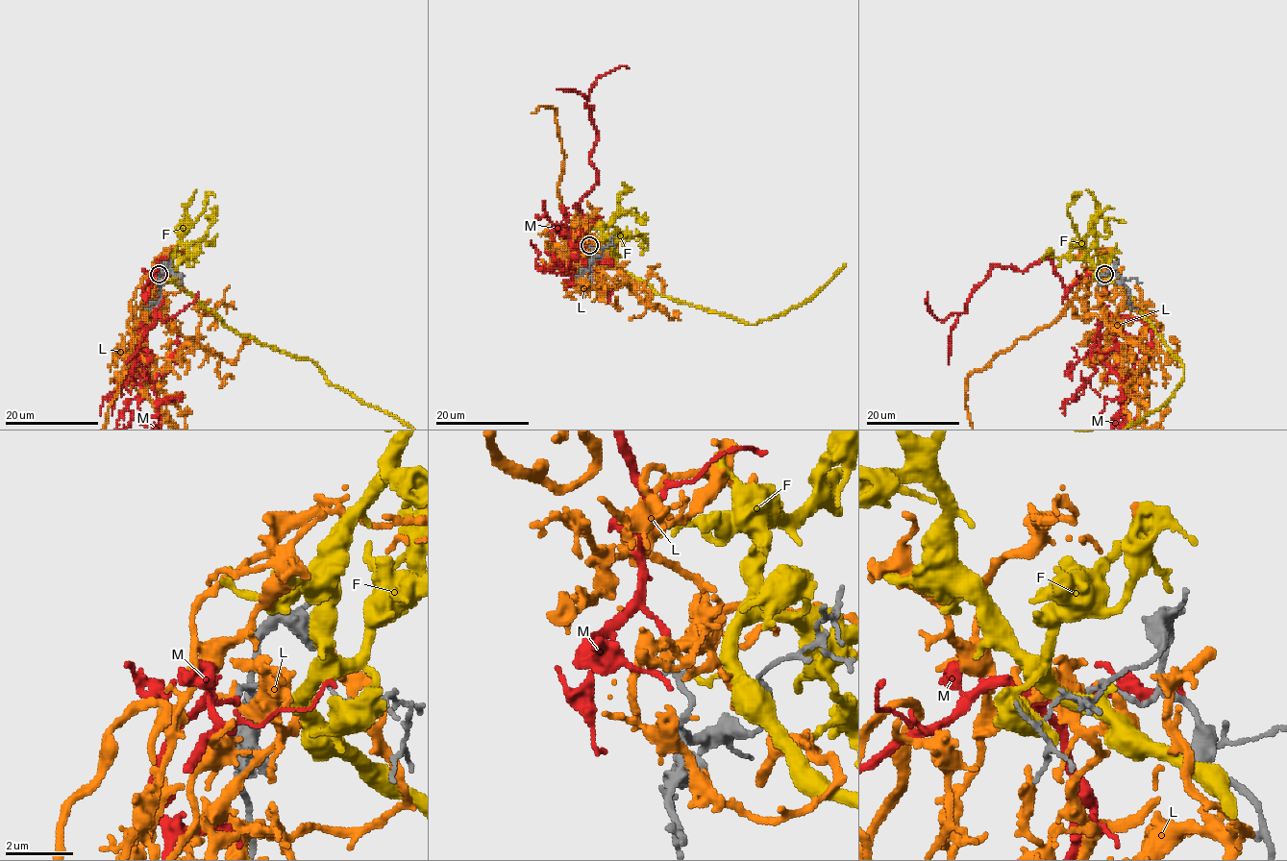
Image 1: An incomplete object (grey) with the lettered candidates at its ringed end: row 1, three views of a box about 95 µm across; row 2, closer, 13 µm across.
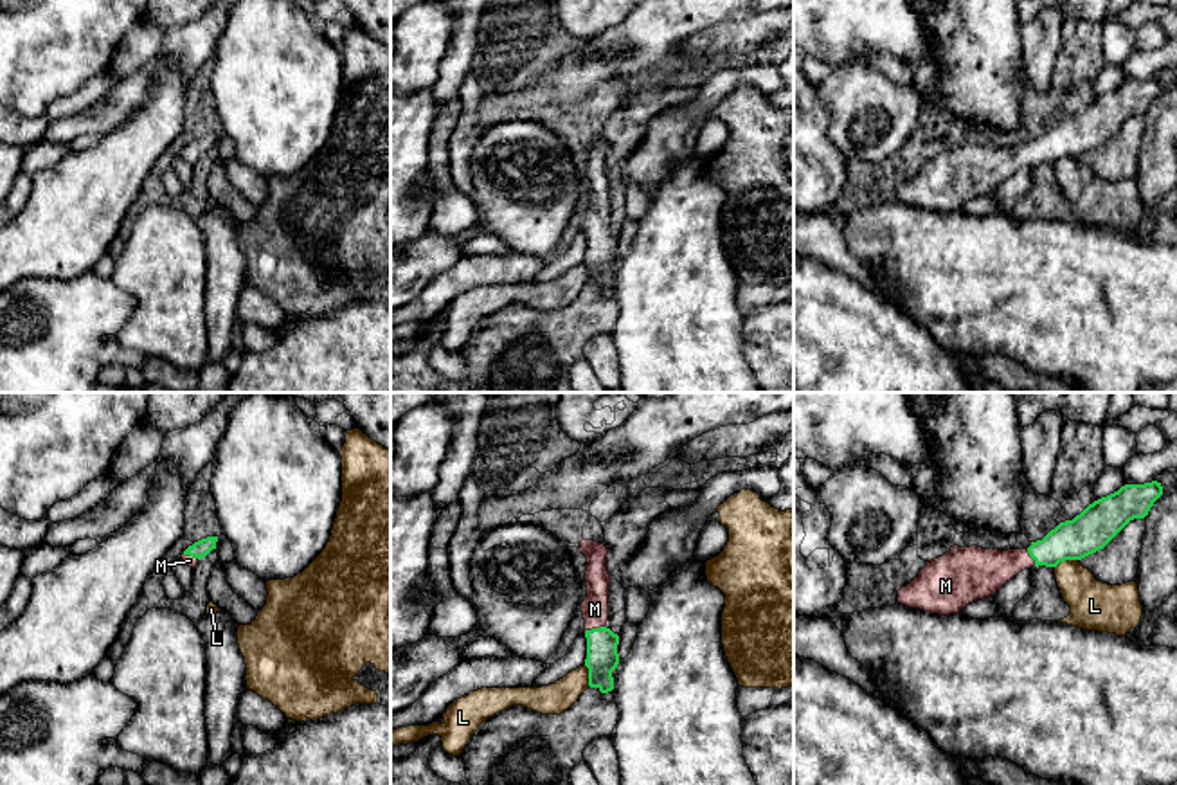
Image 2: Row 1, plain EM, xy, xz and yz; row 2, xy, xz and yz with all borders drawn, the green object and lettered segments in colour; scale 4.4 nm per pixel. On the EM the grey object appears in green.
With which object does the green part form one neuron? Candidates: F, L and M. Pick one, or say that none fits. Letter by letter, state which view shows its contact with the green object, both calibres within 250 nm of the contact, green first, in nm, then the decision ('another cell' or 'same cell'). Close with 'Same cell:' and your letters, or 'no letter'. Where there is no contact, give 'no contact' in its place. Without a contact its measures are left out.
F: no contact; another cell
L: contact in yz; calibres 190 and 220 nm; another cell
M: contact in xz; calibres 140 and 120 nm; same cell
Same cell: M

